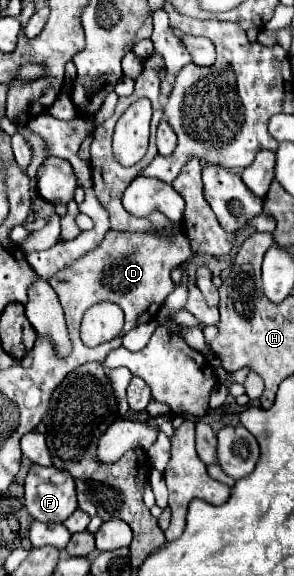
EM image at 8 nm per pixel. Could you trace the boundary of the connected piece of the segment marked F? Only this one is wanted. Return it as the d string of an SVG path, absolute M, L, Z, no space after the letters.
M33 465L31 471L25 477L25 507L29 511L29 515L35 519L29 531L29 539L33 543L33 547L43 547L43 545L51 545L57 549L63 549L69 543L71 533L61 525L65 519L69 519L69 515L73 515L73 511L77 509L77 497L75 497L75 481L69 473L65 473L63 483L55 483L55 477L59 475L57 467L41 467L41 465Z

